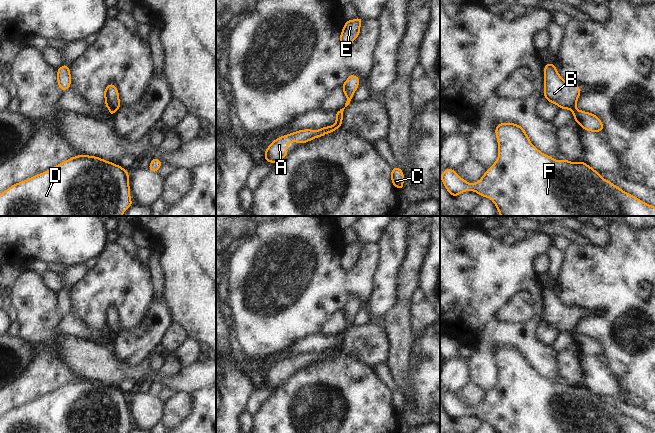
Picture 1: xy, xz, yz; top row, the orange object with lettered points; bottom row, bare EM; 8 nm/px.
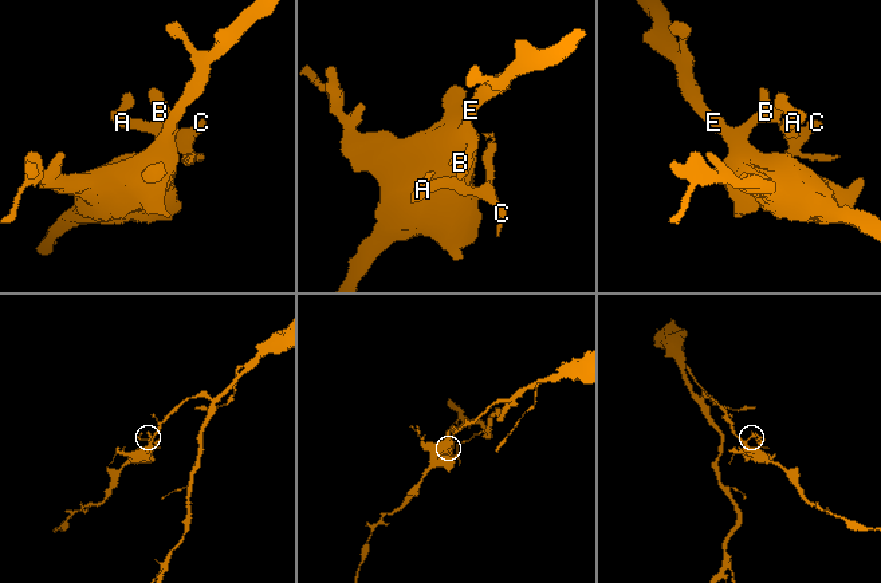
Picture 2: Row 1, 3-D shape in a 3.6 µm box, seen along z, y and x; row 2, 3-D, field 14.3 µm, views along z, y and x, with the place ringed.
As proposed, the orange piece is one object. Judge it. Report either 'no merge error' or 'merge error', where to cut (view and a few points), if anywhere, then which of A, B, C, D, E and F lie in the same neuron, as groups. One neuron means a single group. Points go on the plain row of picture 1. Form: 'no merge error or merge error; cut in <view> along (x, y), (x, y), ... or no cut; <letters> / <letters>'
merge error; cut in xz along (335, 348), (339, 351); A C / B D E F

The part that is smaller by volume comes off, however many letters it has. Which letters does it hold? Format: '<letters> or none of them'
A, C.

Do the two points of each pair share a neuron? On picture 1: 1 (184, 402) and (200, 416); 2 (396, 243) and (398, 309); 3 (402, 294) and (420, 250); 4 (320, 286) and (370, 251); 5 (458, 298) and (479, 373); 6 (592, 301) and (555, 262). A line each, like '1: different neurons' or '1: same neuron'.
1: different neurons
2: different neurons
3: same neuron
4: same neuron
5: same neuron
6: different neurons

